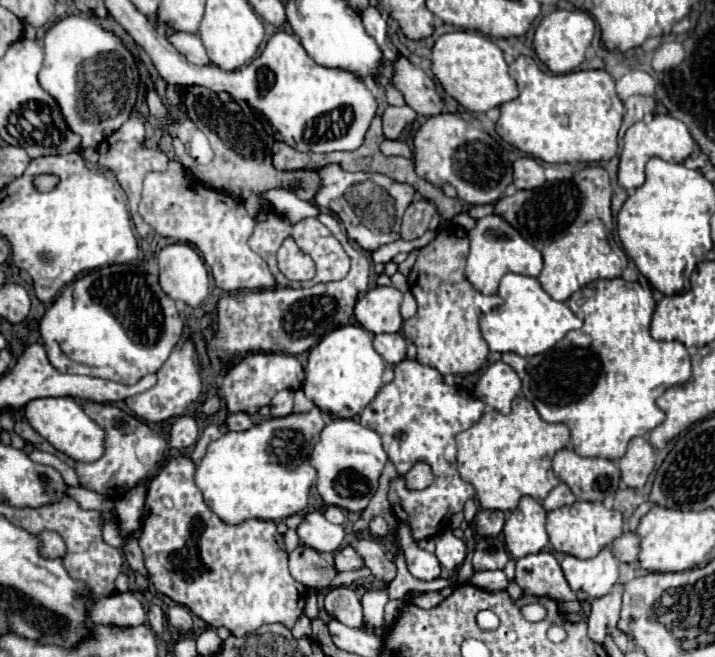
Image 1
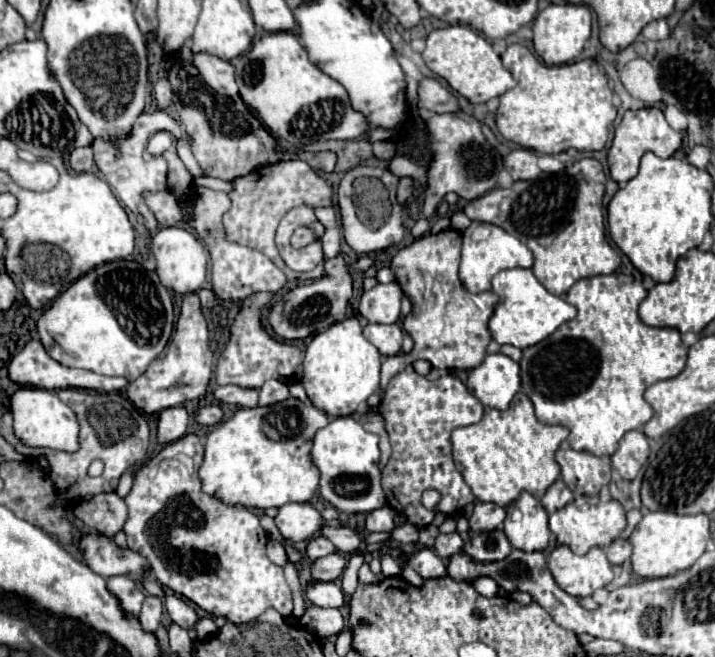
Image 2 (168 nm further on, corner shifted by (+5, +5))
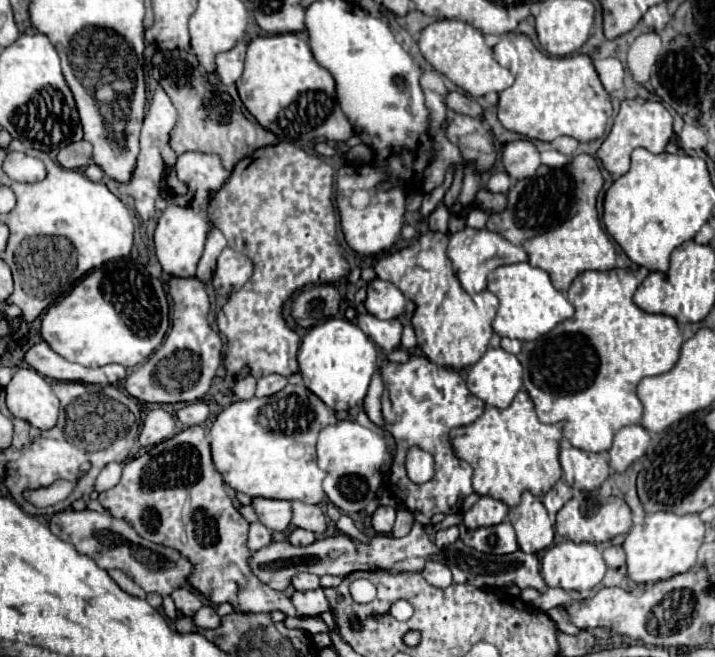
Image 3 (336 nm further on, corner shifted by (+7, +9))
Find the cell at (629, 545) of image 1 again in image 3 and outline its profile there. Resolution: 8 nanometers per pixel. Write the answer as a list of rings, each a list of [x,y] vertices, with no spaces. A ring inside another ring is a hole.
[[[611,545],[603,551],[603,559],[607,567],[623,567],[625,565],[625,551],[621,545]]]

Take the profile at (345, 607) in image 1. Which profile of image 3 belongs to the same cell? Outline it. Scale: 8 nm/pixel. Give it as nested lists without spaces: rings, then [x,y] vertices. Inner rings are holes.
[[[297,573],[297,575],[291,579],[291,585],[293,585],[297,591],[317,589],[317,587],[319,587],[319,577],[317,577],[317,575],[311,575],[311,573]]]

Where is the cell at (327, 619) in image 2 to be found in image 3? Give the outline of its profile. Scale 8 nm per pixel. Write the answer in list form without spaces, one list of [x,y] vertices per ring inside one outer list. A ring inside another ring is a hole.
[[[321,587],[313,589],[313,591],[295,591],[291,595],[291,601],[301,617],[307,617],[307,615],[315,617],[323,611],[329,611],[329,603],[327,603]]]

